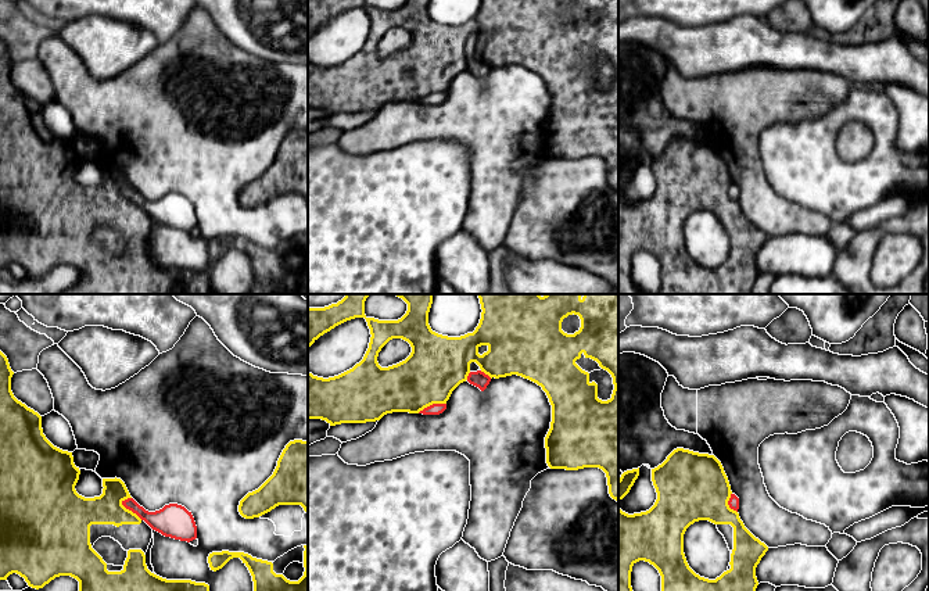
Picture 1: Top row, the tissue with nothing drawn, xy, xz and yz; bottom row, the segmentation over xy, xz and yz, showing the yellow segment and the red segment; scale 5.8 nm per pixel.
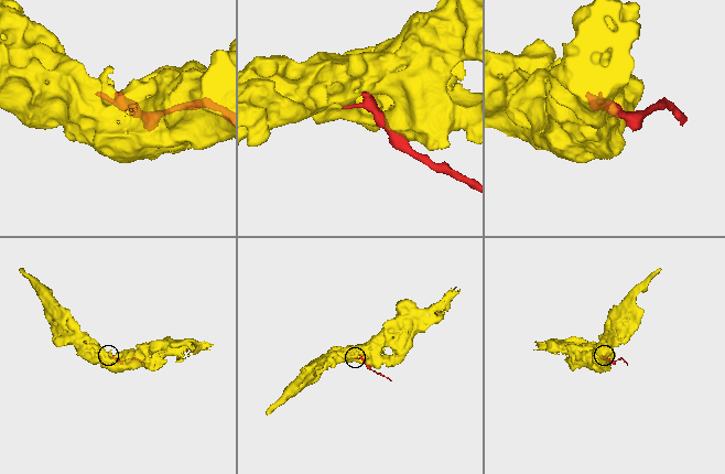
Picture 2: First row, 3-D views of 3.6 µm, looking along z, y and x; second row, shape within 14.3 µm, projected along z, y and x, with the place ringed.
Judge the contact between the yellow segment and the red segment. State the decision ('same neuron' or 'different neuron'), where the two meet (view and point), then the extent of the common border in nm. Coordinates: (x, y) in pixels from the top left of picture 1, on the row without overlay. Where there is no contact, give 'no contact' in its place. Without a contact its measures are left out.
different neuron; contact xy (131, 200); length 170 nm

